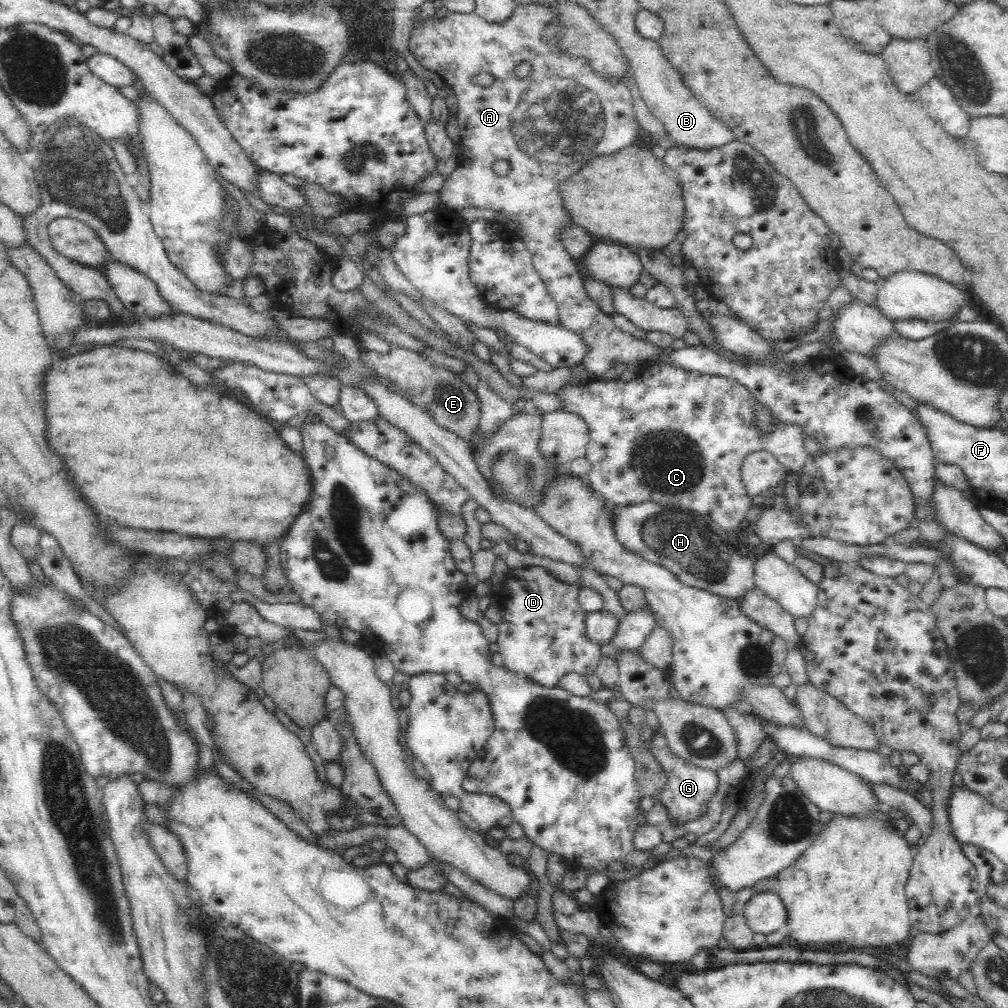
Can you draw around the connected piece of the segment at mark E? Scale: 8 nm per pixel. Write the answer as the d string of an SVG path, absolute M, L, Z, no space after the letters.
M392 346L388 354L377 354L363 349L360 349L359 354L364 365L374 369L379 376L390 379L404 398L428 411L439 426L466 439L468 444L473 441L473 437L479 432L479 396L464 382L463 375L434 365L422 354L395 346Z

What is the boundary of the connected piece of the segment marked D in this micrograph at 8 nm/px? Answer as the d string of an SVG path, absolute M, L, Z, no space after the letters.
M531 565L510 569L503 588L508 596L504 596L504 610L500 613L502 620L497 623L499 628L497 643L499 653L504 659L504 667L528 676L529 679L546 688L556 686L560 678L570 672L585 677L596 672L596 666L601 658L600 645L588 638L585 627L587 612L578 602L580 586L558 580L542 566Z

